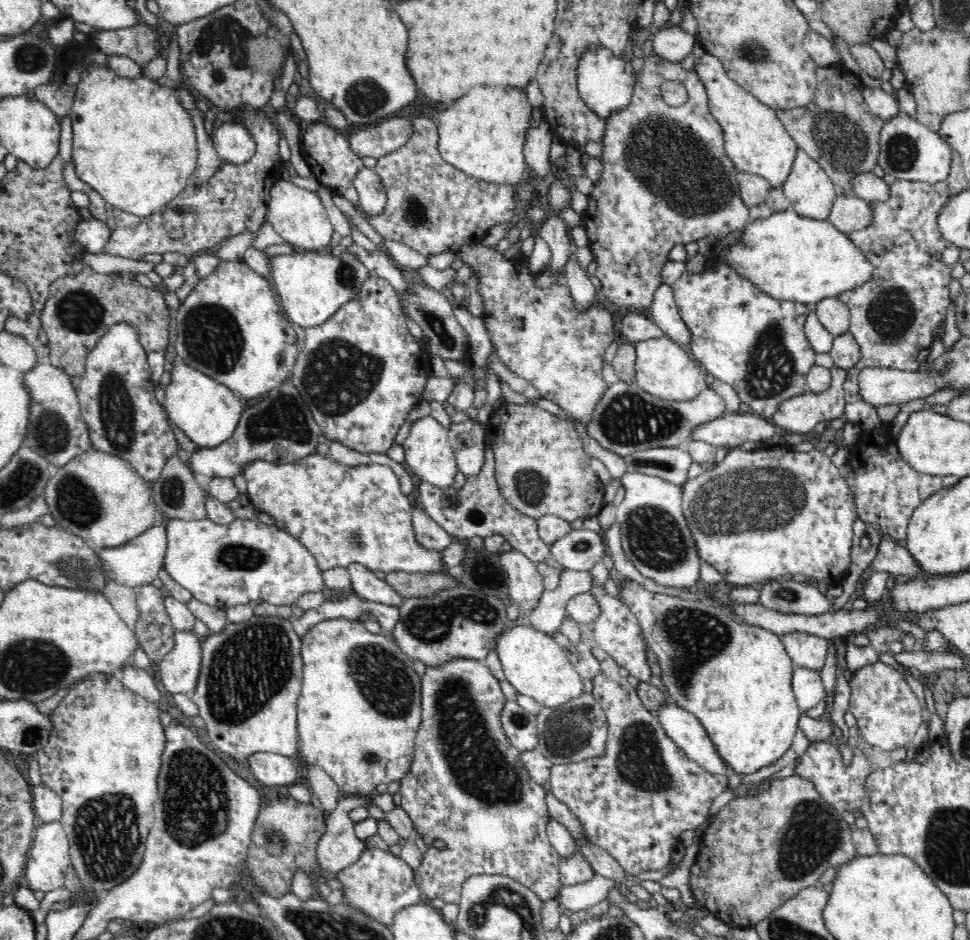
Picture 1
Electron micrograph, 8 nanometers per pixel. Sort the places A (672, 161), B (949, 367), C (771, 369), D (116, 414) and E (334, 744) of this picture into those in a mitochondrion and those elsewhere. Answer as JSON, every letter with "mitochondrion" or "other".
{"A":"mitochondrion","B":"mitochondrion","C":"mitochondrion","D":"mitochondrion","E":"other"}

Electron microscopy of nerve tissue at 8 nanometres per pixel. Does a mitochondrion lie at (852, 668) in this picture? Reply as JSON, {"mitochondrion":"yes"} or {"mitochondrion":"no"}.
{"mitochondrion":"no"}

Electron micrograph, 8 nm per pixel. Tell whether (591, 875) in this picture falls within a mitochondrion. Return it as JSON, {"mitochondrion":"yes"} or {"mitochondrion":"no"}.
{"mitochondrion":"no"}

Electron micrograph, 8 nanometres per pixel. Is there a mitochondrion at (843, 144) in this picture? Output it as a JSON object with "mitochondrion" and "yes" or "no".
{"mitochondrion":"yes"}

